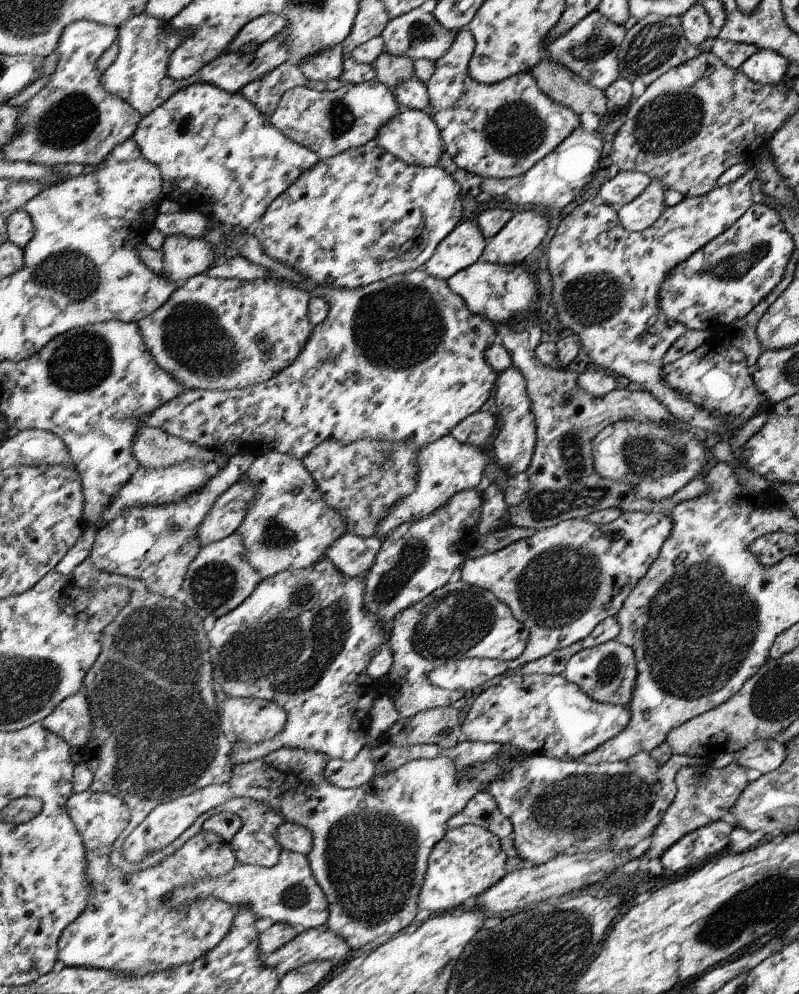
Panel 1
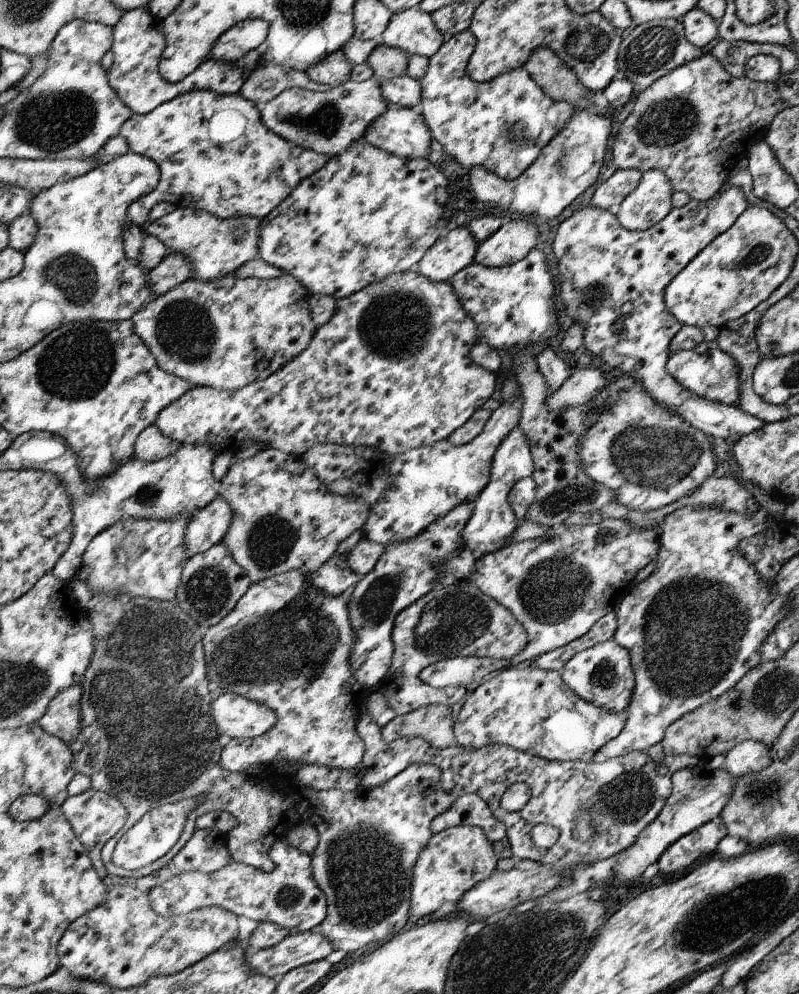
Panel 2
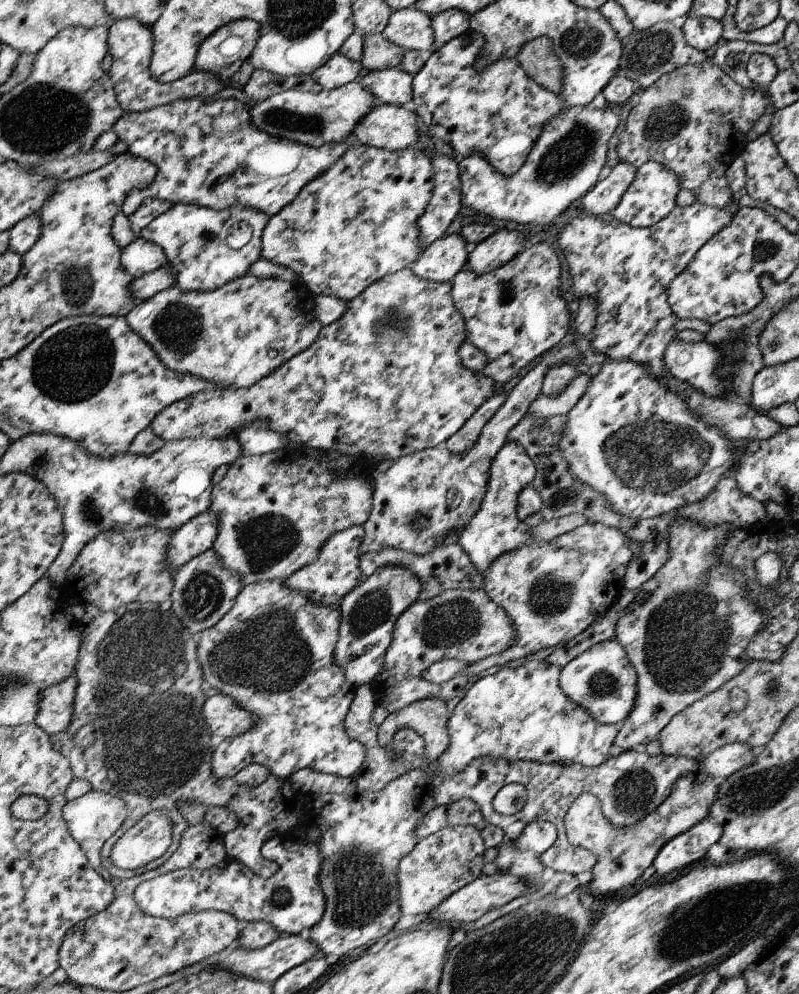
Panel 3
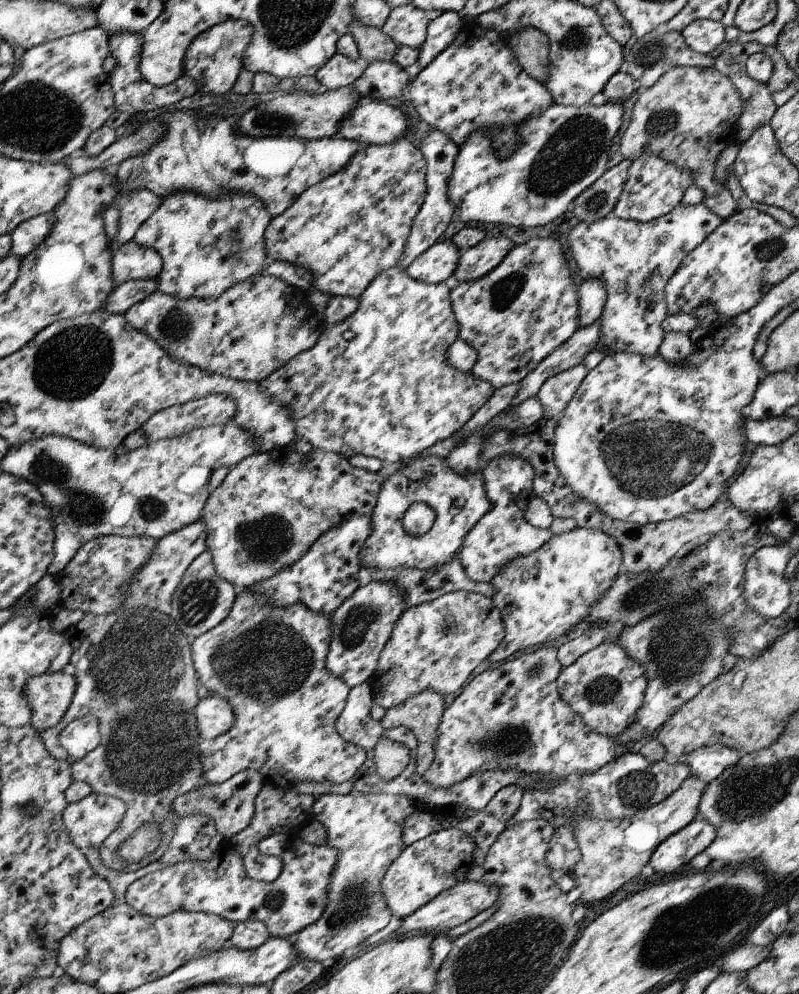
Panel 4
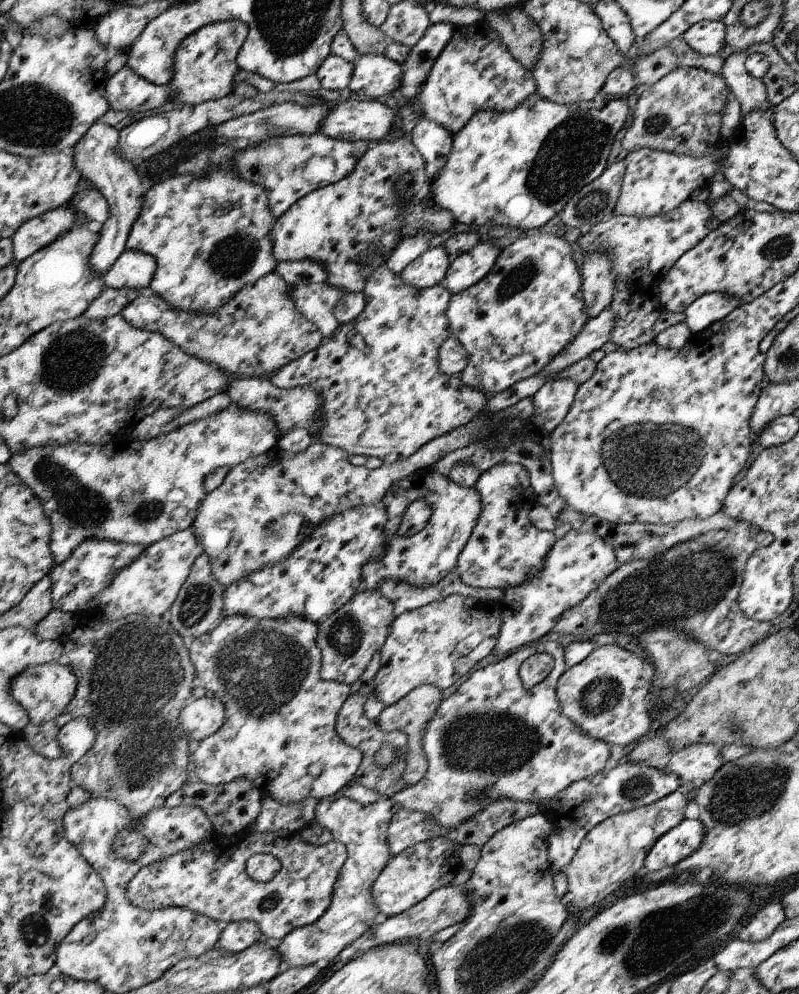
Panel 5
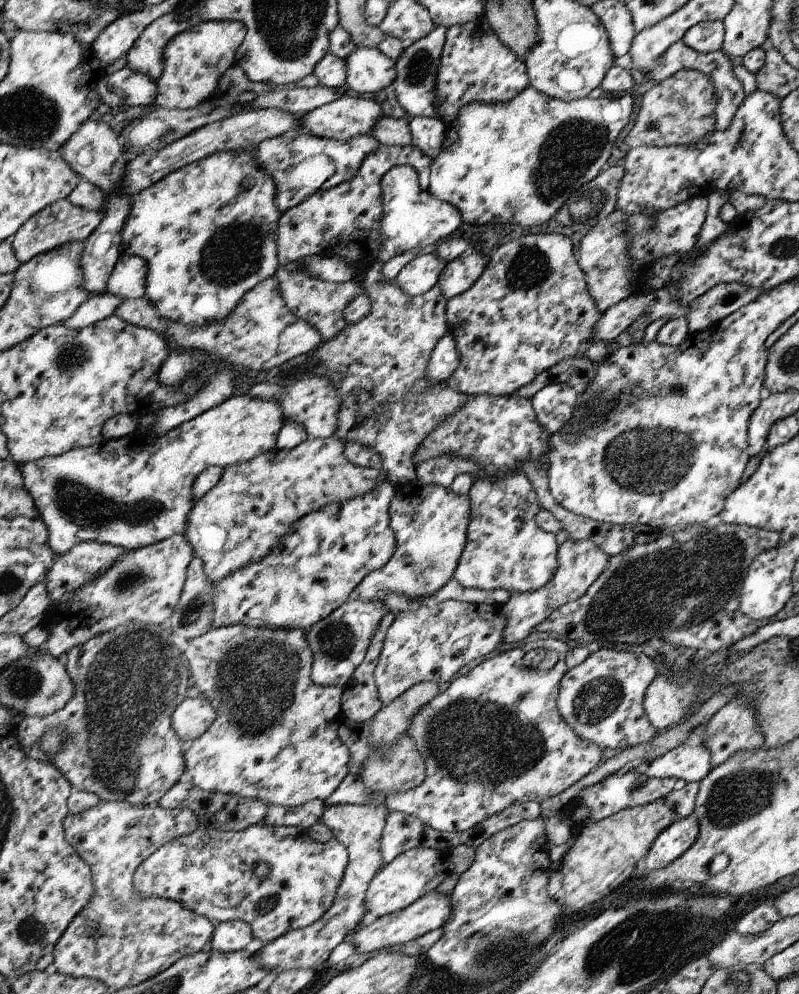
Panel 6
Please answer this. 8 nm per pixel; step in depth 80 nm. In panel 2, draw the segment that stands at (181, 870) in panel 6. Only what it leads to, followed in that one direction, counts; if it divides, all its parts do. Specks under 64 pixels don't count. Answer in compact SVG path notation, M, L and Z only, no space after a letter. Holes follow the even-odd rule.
M285 838L274 844L268 855L275 864L272 872L234 860L213 873L183 872L150 892L151 907L159 915L173 917L216 905L228 909L238 917L246 916L252 920L274 923L292 932L303 933L311 931L314 926L318 927L329 911L325 891L313 876L313 857L290 846Z

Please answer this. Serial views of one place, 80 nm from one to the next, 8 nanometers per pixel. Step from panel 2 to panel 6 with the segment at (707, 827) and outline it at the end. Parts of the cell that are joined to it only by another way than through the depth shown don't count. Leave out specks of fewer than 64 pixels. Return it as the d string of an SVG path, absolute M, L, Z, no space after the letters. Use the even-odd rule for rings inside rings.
M684 817L677 820L665 832L662 832L646 855L648 870L668 867L693 846L699 838L700 822L695 818Z

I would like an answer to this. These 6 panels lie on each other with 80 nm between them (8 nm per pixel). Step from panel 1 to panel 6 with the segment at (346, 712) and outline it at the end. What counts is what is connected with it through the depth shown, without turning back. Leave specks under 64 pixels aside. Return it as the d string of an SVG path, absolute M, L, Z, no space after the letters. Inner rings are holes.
M244 623L231 624L225 627L211 628L206 634L193 638L189 642L188 648L183 652L189 660L191 670L192 686L200 690L192 690L194 694L206 696L211 700L213 707L217 710L216 720L210 728L197 739L194 739L192 746L186 750L184 757L187 760L186 774L190 784L200 787L205 791L220 791L224 794L242 795L260 799L265 805L278 805L281 807L292 808L306 804L314 799L325 801L341 786L346 775L349 774L350 751L340 740L337 730L343 712L343 696L345 689L341 686L322 686L314 683L311 679L311 671L315 662L314 652L307 639L308 629L302 627L250 627Z

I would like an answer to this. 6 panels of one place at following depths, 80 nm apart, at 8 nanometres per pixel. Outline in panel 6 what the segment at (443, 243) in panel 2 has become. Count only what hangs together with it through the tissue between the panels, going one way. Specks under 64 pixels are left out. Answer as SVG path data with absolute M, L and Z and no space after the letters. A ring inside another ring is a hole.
M420 254L398 273L395 280L409 295L421 295L439 282L445 266L437 254Z

